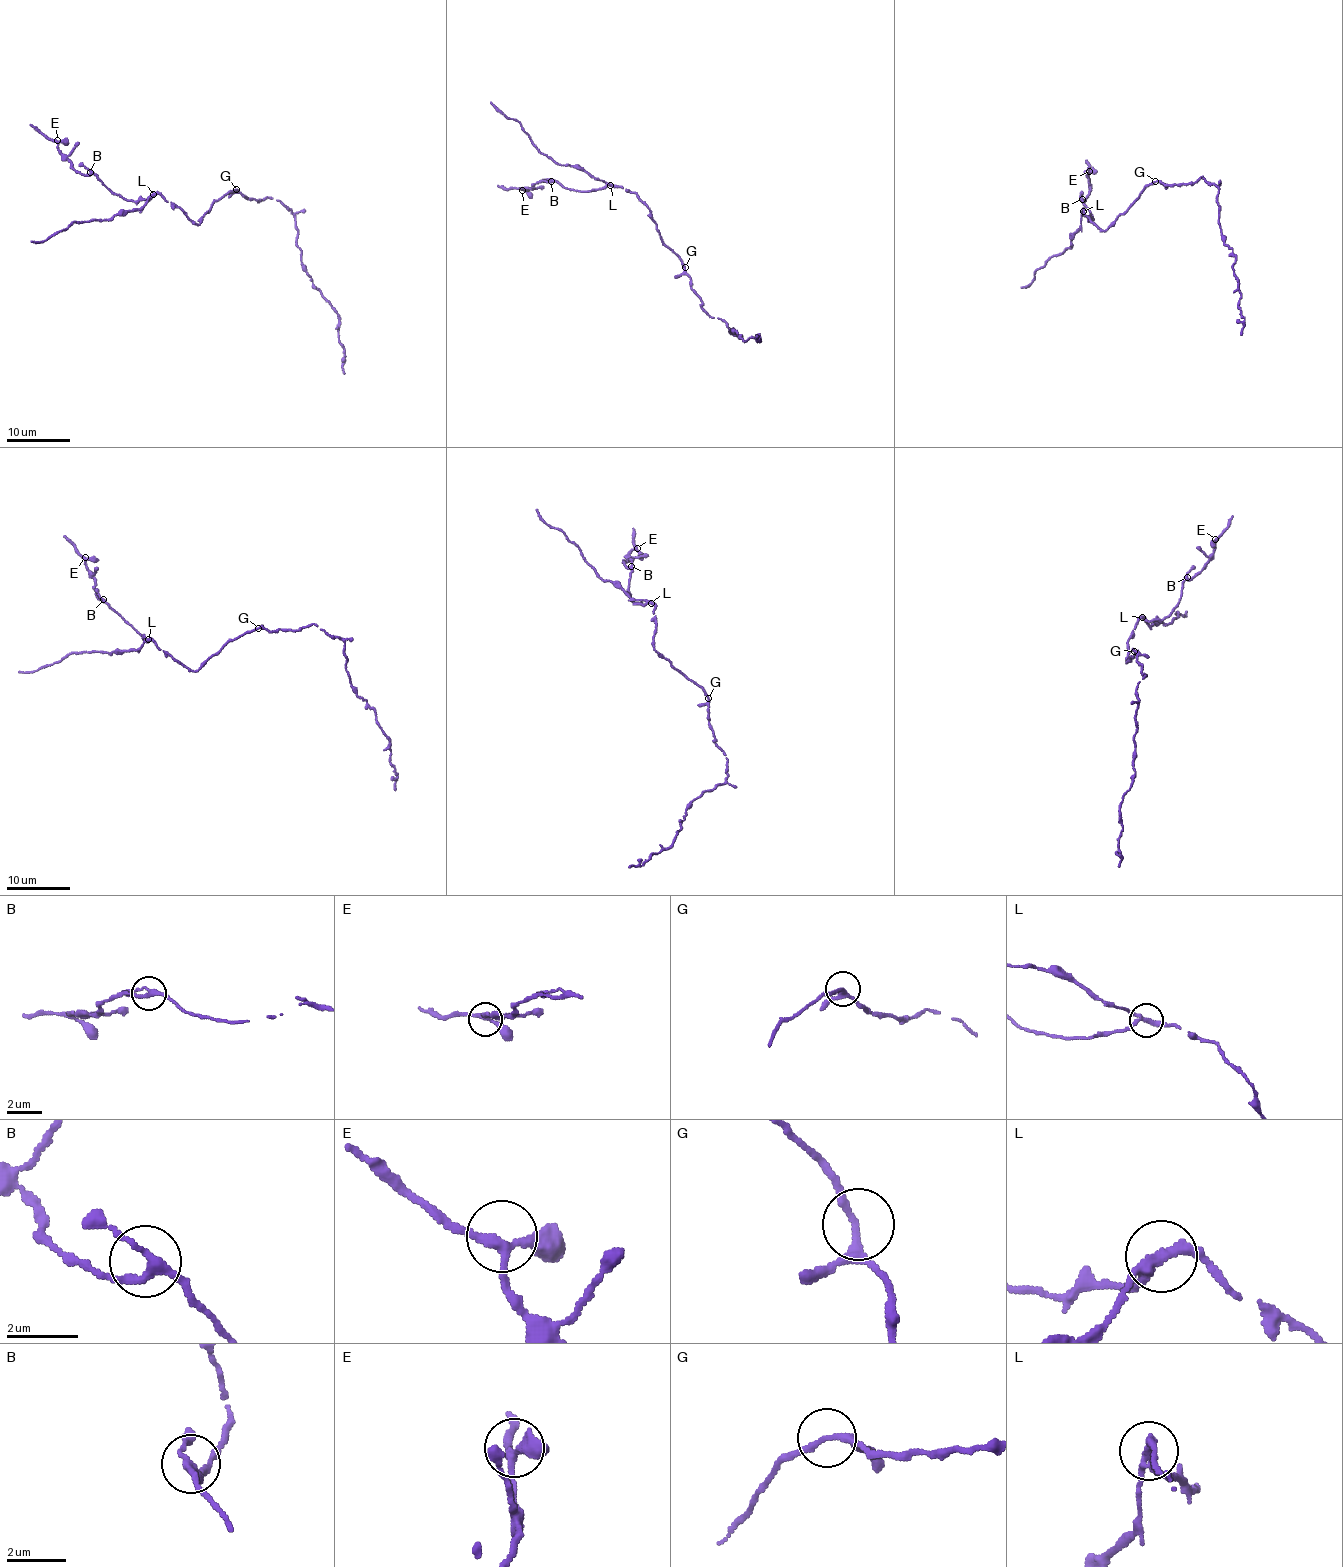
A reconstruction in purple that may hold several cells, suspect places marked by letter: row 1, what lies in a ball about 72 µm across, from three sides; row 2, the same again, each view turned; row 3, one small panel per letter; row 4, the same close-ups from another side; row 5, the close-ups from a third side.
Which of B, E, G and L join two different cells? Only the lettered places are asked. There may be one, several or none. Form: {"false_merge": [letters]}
{"false_merge": ["L"]}

